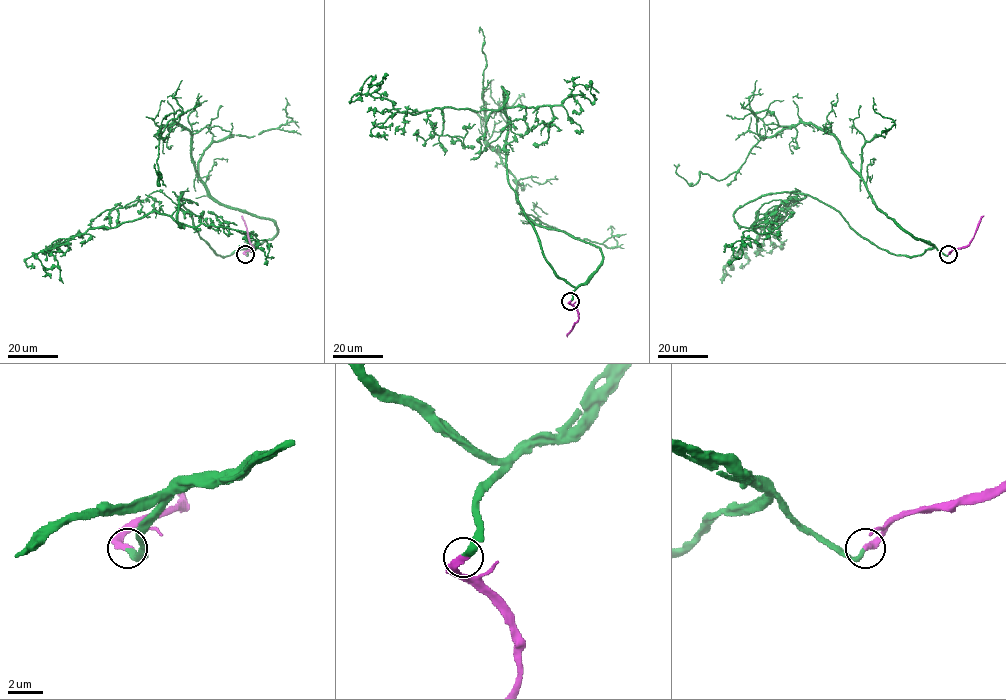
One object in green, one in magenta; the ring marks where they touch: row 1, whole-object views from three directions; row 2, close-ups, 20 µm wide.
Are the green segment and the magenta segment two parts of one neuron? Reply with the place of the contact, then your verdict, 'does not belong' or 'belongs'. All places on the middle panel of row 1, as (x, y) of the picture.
at (570, 301); belongs

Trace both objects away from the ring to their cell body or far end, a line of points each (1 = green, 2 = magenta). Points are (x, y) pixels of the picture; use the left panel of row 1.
1: (245, 254), (250, 248), (215, 252), (181, 192), (181, 227), (154, 211), (88, 229), (36, 254), (42, 276)
2: (245, 254), (253, 246), (241, 215)

